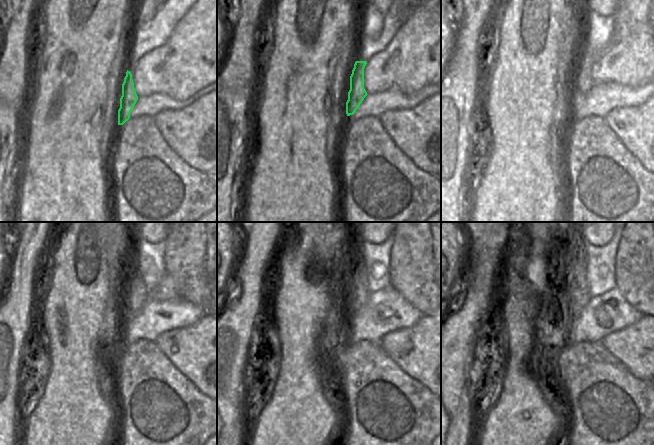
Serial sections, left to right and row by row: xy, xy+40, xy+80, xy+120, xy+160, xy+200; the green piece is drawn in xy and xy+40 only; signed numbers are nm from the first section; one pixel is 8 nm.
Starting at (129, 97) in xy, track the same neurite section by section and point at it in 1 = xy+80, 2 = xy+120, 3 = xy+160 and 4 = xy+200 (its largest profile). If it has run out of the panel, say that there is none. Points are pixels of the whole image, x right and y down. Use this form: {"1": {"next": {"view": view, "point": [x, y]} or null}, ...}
{"1": {"next": {"view": "xy+80", "point": [583, 83]}}, "2": {"next": {"view": "xy+120", "point": [135, 298]}}, "3": {"next": {"view": "xy+160", "point": [355, 289]}}, "4": {"next": {"view": "xy+200", "point": [571, 251]}}}

